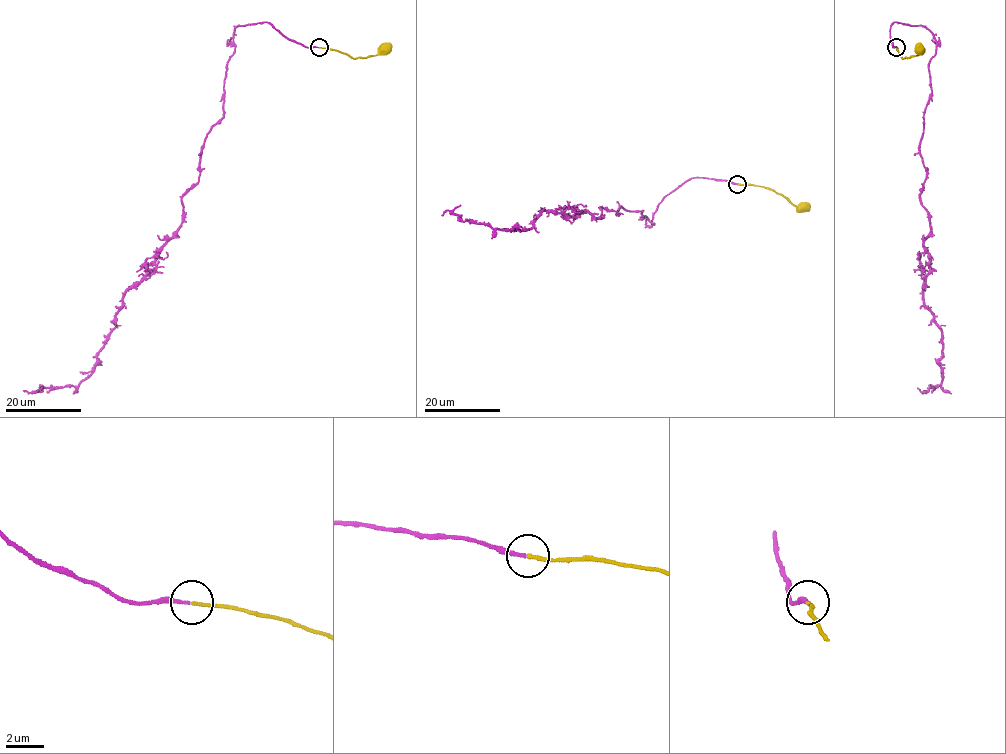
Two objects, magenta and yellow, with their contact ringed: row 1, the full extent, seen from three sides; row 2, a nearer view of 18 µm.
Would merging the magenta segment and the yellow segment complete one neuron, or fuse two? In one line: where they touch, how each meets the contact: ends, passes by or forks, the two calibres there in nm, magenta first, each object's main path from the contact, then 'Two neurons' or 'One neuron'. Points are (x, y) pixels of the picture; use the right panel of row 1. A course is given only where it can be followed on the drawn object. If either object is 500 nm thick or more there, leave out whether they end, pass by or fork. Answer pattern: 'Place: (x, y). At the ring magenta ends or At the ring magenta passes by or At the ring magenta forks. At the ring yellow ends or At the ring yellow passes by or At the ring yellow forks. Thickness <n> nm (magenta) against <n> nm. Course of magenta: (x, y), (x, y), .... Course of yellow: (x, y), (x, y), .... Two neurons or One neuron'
Place: (896, 47). At the ring magenta ends. At the ring yellow ends. Thickness 190 nm (magenta) against 180 nm. Course of magenta: (896, 47), (894, 22), (923, 26), (937, 46), (920, 196), (923, 305), (941, 331), (942, 382), (927, 390). Course of yellow: (896, 47), (901, 57), (906, 58), (920, 53), (920, 43). One neuron

